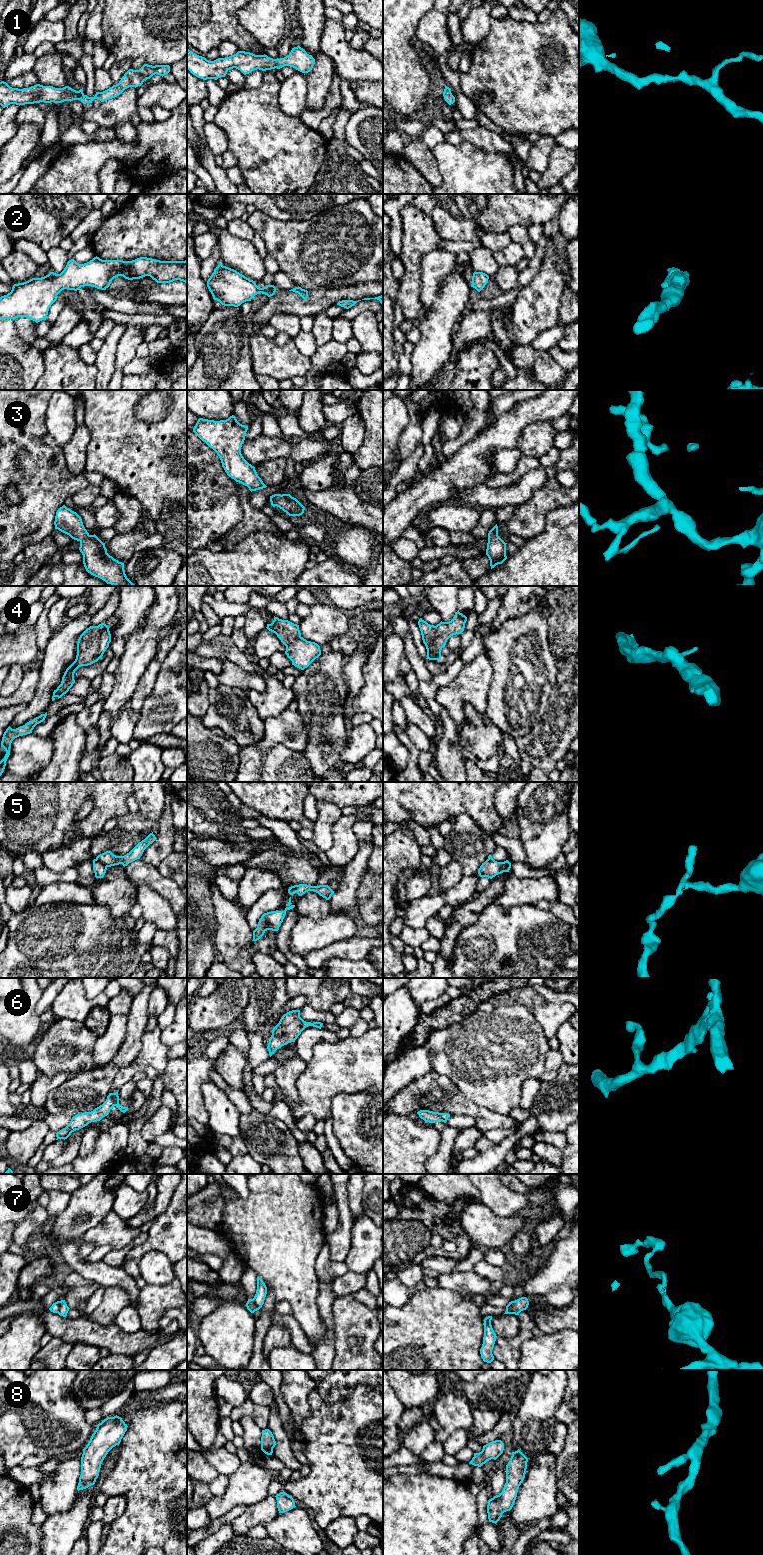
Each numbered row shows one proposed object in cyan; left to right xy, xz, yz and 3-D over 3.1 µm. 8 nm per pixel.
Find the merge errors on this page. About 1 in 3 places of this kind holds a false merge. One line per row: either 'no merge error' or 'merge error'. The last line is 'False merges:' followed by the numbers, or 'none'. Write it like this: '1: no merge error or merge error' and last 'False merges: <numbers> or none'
1: no merge error
2: no merge error
3: no merge error
4: no merge error
5: merge error
6: no merge error
7: merge error
8: no merge error
False merges: 5, 7

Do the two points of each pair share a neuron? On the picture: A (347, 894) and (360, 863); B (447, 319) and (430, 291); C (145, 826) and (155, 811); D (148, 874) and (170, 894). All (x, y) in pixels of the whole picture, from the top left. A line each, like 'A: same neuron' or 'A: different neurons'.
A: same neuron
B: different neurons
C: different neurons
D: same neuron

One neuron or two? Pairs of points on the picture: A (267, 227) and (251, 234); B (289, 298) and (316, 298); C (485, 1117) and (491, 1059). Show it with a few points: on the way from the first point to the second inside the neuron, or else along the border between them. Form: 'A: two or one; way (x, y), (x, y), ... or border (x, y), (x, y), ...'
A: two; border (246, 221), (262, 238), (267, 253)
B: one; way (296, 302), (309, 302)
C: two; border (465, 1096), (479, 1106), (507, 1115)

